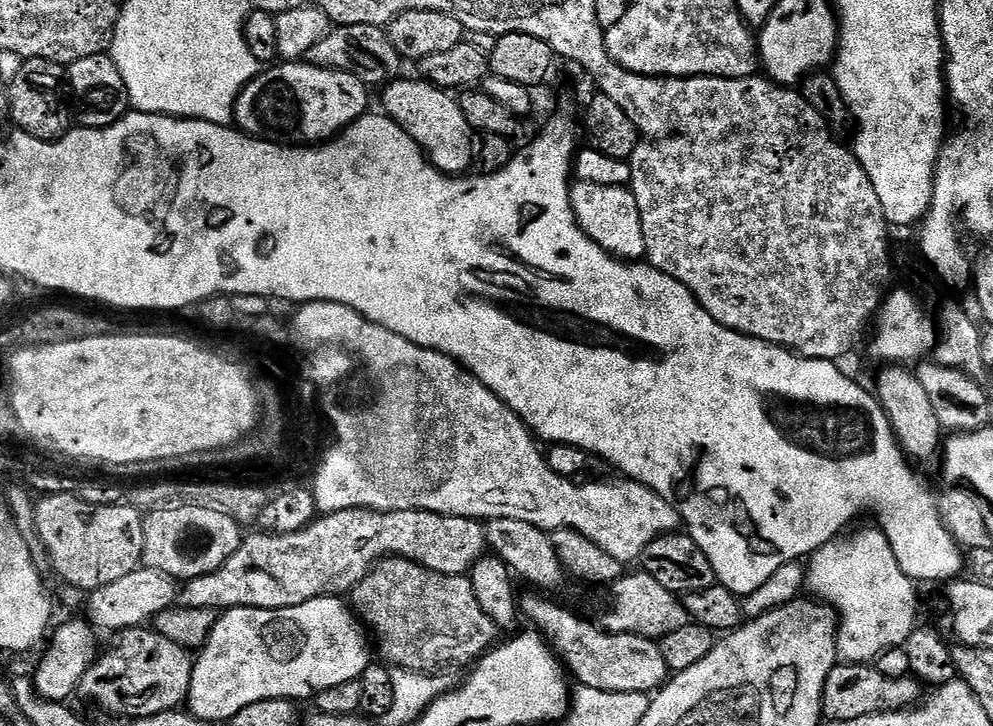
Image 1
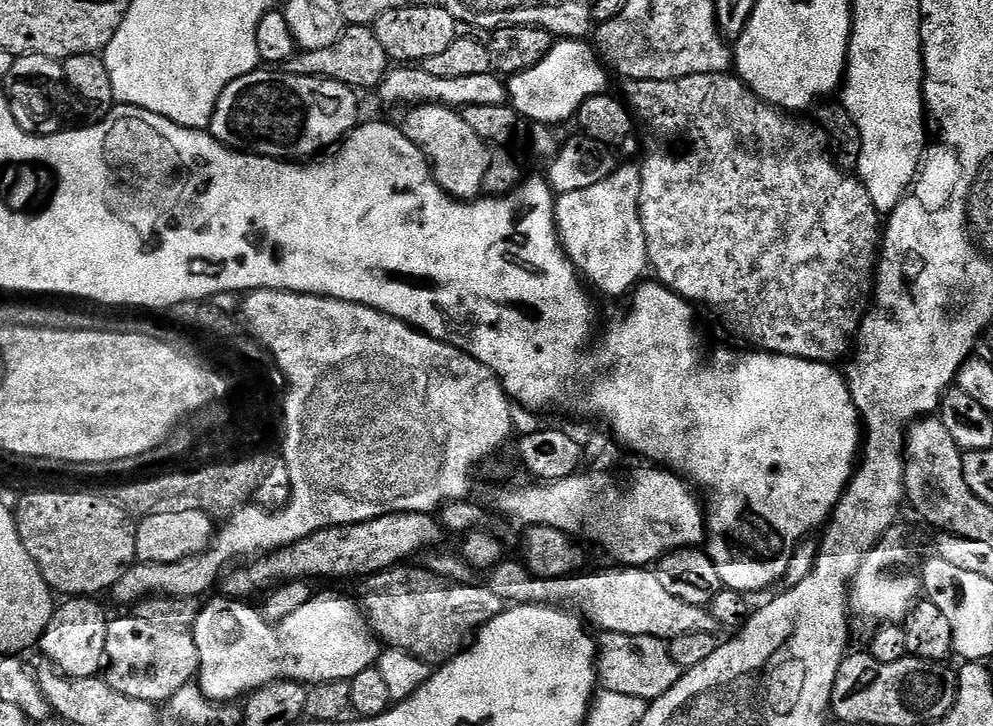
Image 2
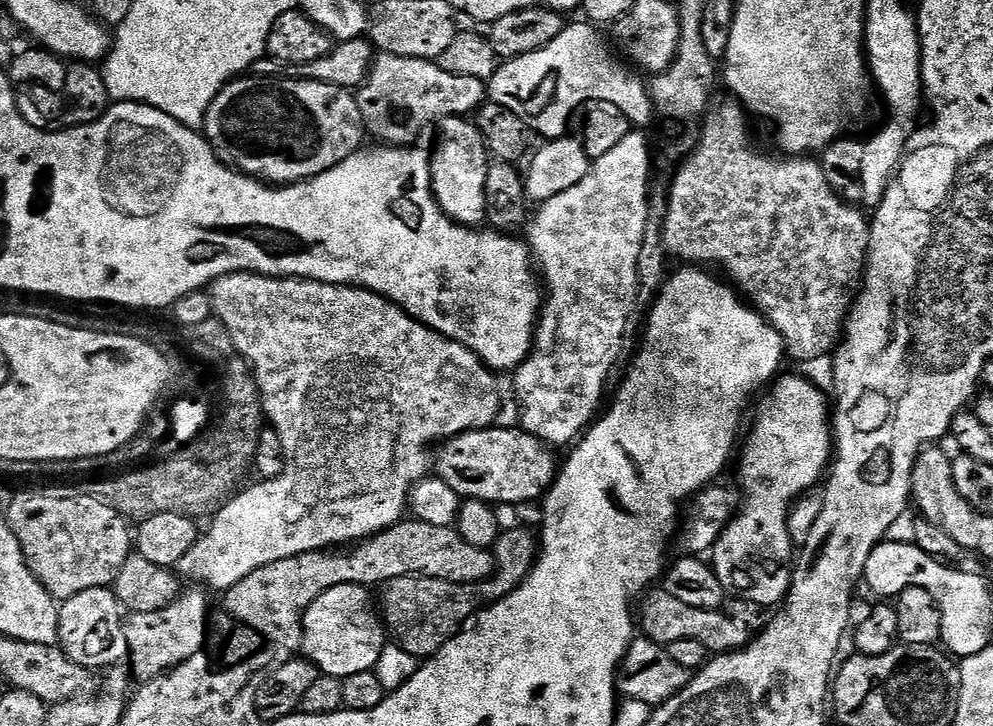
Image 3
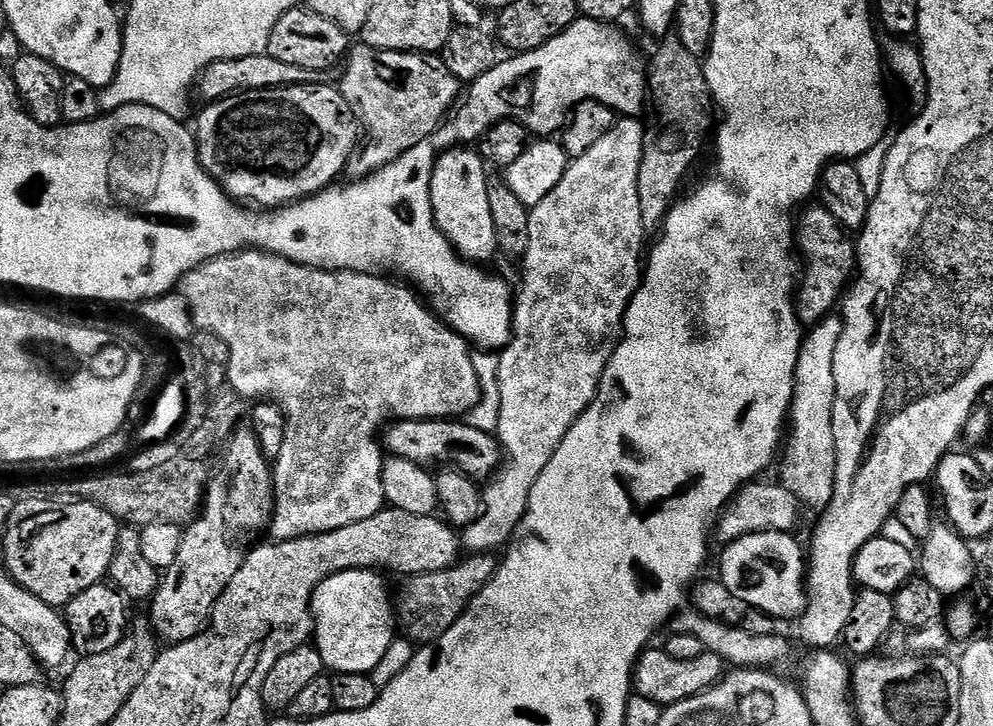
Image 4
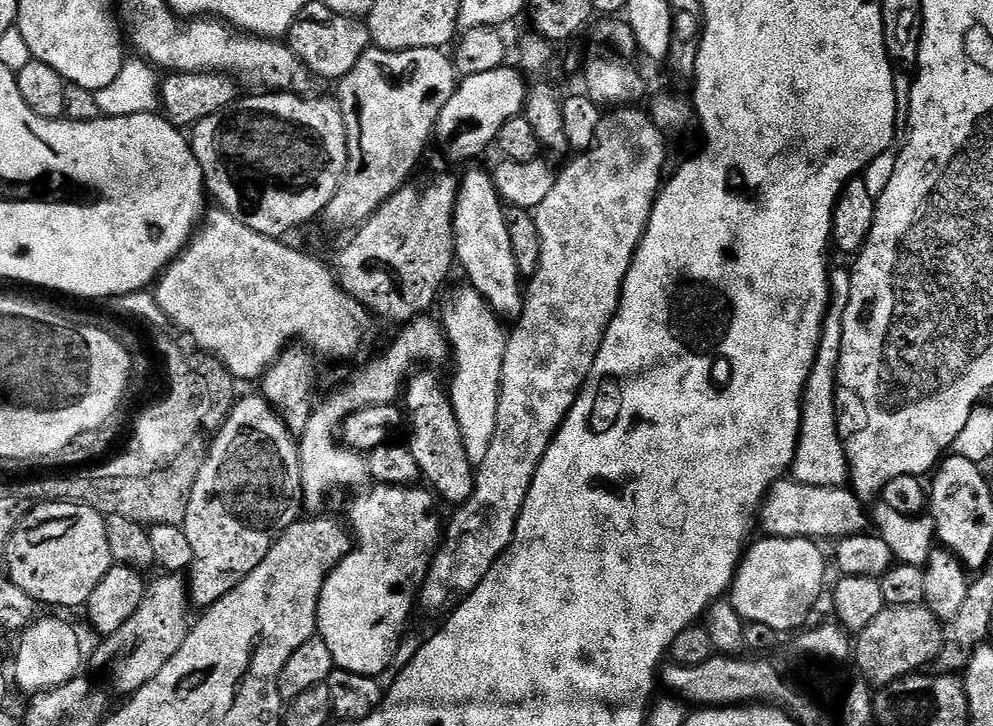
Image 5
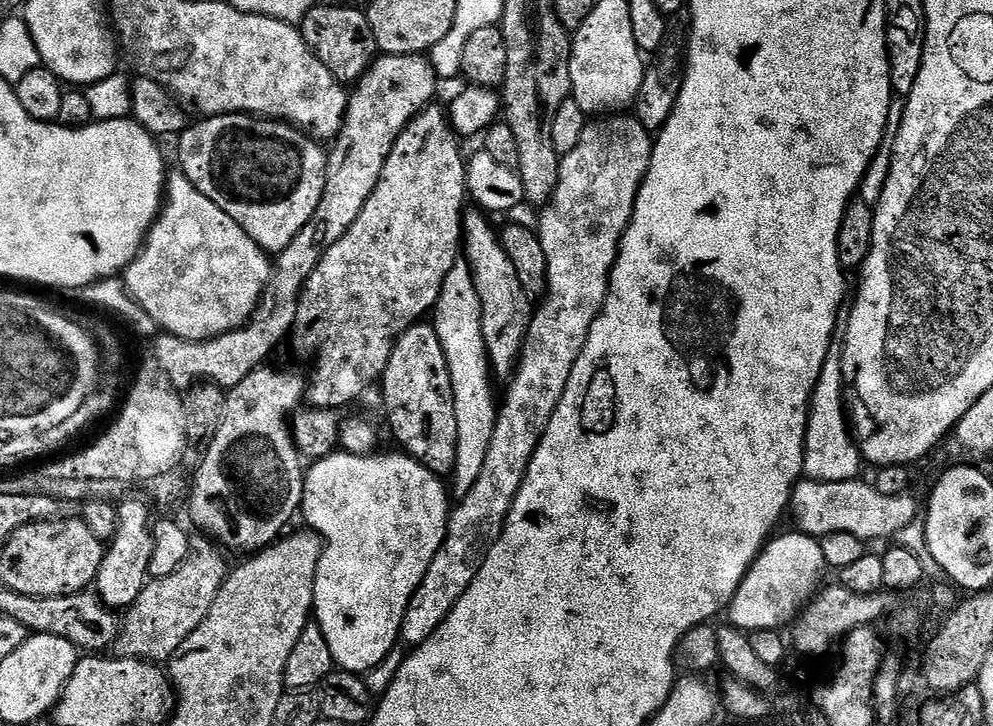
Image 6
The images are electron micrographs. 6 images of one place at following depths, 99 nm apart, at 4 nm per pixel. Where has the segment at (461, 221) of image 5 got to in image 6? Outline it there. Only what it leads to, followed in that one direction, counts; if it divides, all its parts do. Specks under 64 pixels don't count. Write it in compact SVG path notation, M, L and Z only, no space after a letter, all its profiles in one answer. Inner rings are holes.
M465 211L462 233L462 256L470 266L474 286L478 290L478 302L482 306L482 338L488 351L488 367L493 377L511 377L520 363L520 351L528 333L528 321L534 311L533 301L526 298L518 274L514 274L514 265L506 258L502 250L497 229L483 211Z

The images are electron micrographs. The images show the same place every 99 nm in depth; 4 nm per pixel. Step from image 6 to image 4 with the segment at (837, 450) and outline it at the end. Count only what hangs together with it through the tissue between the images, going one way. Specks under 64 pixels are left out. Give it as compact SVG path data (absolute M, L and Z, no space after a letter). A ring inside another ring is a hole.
M839 315L824 317L805 339L796 367L796 391L790 409L790 435L787 437L786 451L783 453L784 469L781 470L778 480L786 490L790 490L790 494L799 498L805 509L827 508L834 498L836 489L834 356L843 332L844 321Z

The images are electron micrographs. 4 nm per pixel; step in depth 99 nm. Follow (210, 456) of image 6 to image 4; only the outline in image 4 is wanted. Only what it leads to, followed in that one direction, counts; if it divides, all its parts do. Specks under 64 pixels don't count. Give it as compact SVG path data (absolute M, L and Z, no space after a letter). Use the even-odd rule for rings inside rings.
M245 426L236 428L230 439L227 441L226 449L227 448L228 457L226 457L224 460L224 472L218 473L217 476L215 473L215 475L213 475L211 479L209 479L202 511L199 513L199 515L197 515L195 520L191 521L191 523L187 525L186 531L184 532L184 538L182 540L182 546L180 547L180 550L178 552L178 558L163 573L160 582L160 589L156 591L156 595L153 596L150 601L150 607L152 607L152 616L150 615L150 620L154 625L154 631L161 641L168 640L167 643L169 645L184 644L186 643L186 641L192 640L196 636L200 635L200 633L203 632L205 628L207 628L208 621L212 618L212 611L214 611L216 608L218 598L222 598L222 594L230 586L230 582L232 581L234 576L238 574L240 567L244 565L246 549L253 543L253 541L257 539L257 537L255 538L255 536L258 535L259 532L267 533L269 531L272 517L276 510L276 477L274 475L274 468L270 463L269 457L265 456L264 448L260 444L260 439L256 436L255 431L253 431L251 427L245 428Z

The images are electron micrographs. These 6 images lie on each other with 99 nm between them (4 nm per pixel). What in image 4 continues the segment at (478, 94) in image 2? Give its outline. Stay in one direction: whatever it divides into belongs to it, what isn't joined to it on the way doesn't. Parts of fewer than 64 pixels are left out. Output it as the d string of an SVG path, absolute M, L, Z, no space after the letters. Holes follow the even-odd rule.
M366 43L357 44L357 48L355 45L346 57L348 69L338 87L356 115L357 125L368 131L368 145L365 148L363 145L354 160L355 175L363 178L395 163L410 150L421 147L453 111L462 84L454 74L450 74L443 59L435 55L379 52Z

